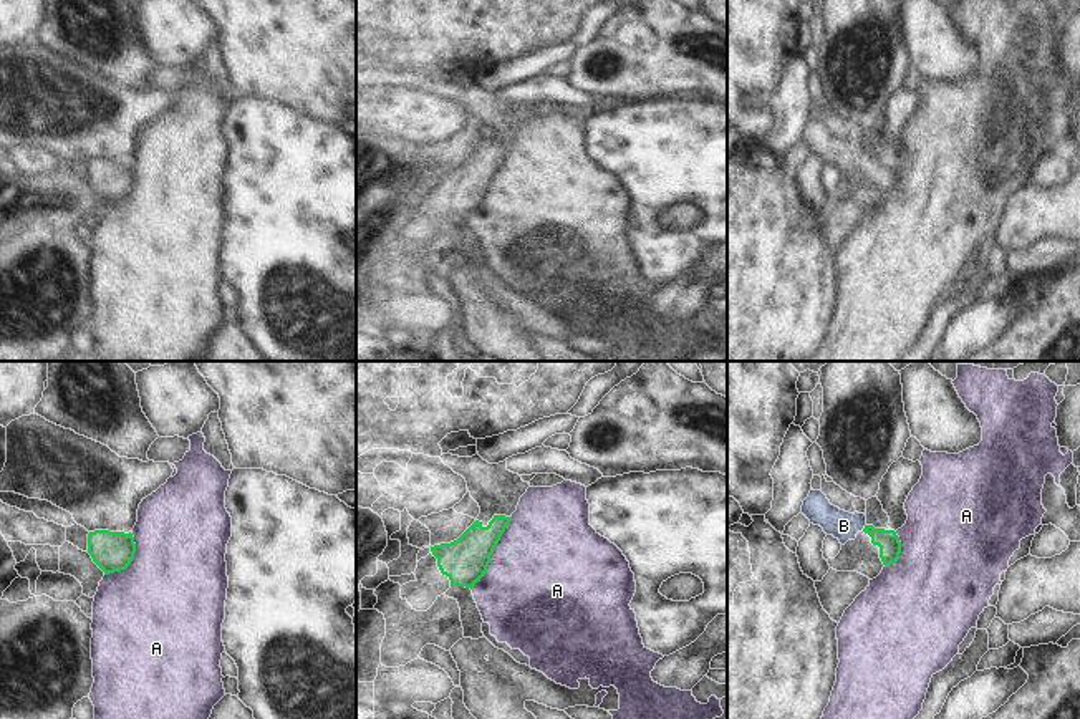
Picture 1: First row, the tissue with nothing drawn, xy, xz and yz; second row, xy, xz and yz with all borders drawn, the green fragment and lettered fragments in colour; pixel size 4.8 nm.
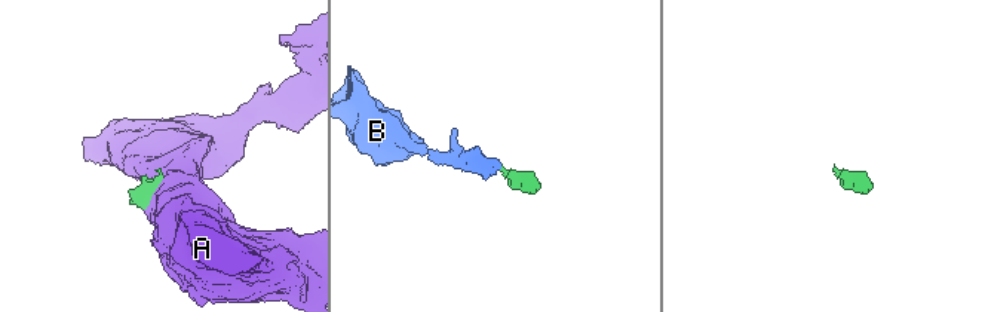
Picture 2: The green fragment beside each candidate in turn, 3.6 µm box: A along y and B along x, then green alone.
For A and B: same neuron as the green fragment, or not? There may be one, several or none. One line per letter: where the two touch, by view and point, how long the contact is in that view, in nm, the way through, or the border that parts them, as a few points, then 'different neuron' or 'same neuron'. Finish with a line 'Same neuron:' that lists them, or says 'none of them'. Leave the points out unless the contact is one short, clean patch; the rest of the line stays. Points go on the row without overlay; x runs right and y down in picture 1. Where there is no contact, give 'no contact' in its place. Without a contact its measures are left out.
A: xz (492, 181) | 400 nm | along xz (511, 146), (486, 202), (471, 217) | different neuron
B: yz (865, 156) | 40 nm | across yz (890, 176), (865, 156), (843, 154) | same neuron
Same neuron: B

